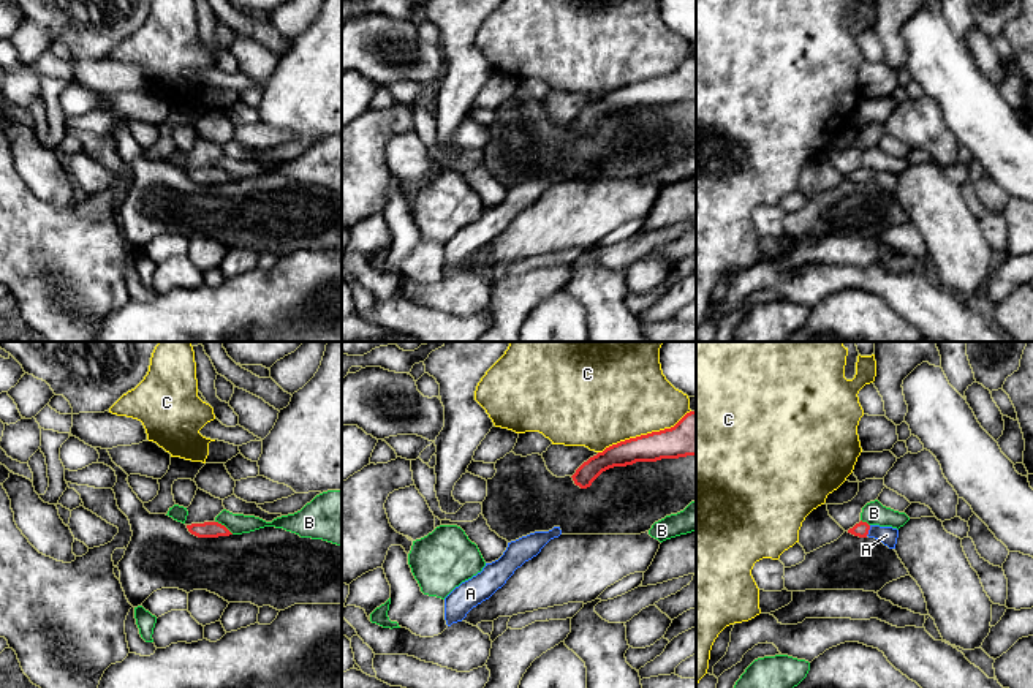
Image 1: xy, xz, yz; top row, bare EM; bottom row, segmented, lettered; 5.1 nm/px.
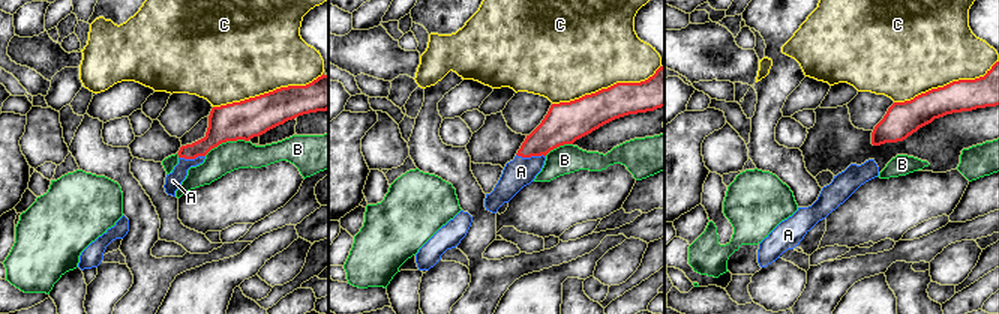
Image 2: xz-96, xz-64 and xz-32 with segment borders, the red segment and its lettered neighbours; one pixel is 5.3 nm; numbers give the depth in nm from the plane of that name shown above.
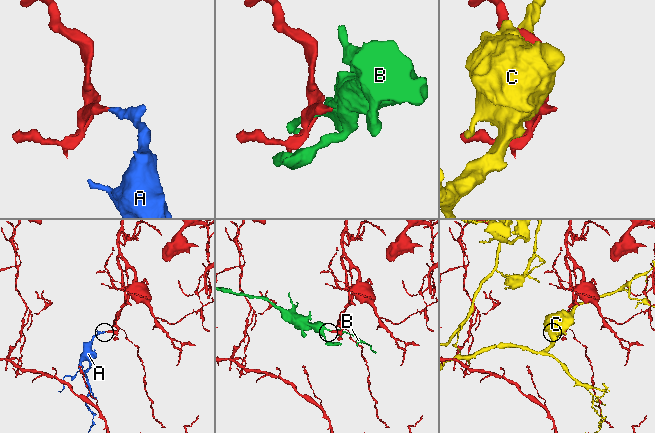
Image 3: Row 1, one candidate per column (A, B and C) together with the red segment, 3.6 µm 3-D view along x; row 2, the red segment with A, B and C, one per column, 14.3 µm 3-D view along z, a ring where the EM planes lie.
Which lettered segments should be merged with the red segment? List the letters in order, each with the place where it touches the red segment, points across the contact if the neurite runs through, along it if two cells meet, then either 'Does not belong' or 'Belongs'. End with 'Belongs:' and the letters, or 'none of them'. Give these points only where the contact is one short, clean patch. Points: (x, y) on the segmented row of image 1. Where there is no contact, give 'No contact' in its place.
A: Touches red at yz (869, 529). Path across: yz (861, 529), (869, 529), (886, 535). Belongs
B: Touches red at xy (223, 525). Does not belong
C: Touches red at xz (644, 435). Does not belong
Belongs: A

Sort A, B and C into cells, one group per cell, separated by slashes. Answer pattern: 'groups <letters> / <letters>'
groups A / B / C

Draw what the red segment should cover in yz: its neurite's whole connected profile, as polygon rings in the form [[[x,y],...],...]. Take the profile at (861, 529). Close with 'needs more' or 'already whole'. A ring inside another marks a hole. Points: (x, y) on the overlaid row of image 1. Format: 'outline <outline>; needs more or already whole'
outline [[[859,522],[848,533],[859,536],[859,538],[875,538],[889,549],[895,549],[899,530],[892,527],[880,527],[880,525],[868,525],[867,522]]]; needs more

